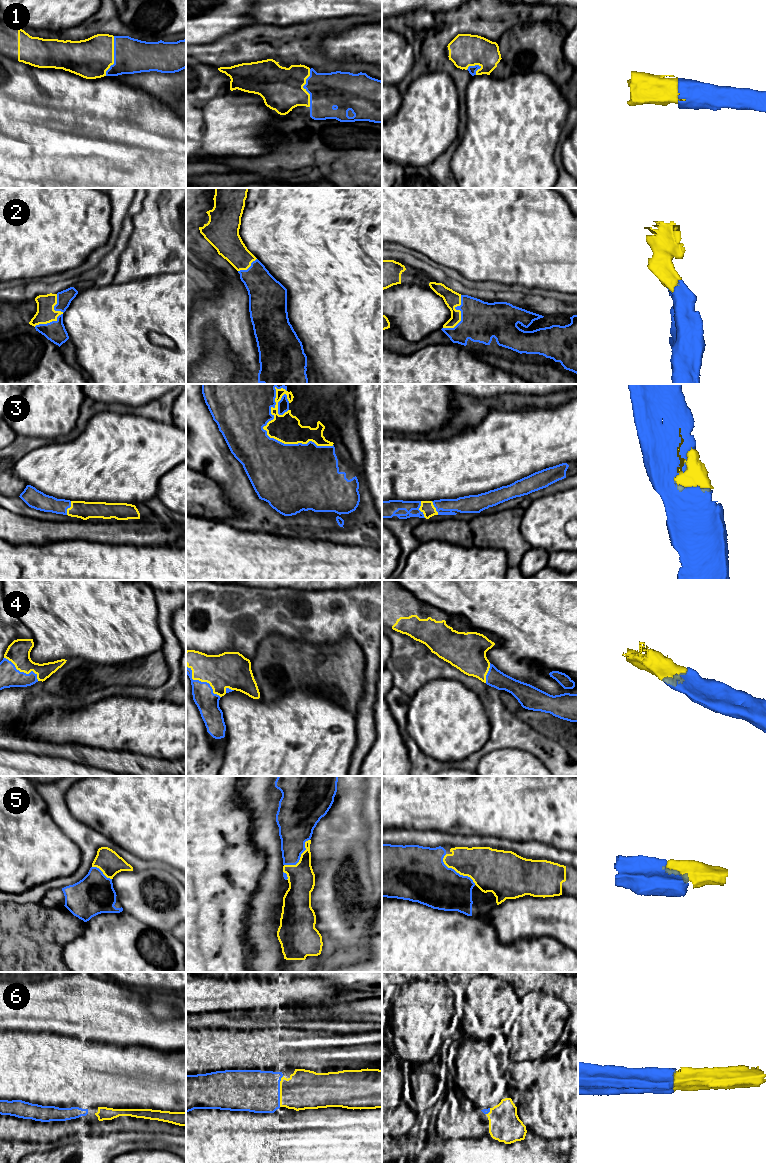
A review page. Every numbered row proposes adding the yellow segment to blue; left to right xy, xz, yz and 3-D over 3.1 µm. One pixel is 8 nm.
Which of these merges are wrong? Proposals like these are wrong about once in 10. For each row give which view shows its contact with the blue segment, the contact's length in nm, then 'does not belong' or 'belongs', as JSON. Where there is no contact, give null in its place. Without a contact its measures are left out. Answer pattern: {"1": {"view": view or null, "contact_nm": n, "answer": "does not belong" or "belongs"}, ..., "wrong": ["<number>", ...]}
{"1": {"view": "xy", "contact_nm": 320, "answer": "belongs"}, "2": {"view": "xy", "contact_nm": 320, "answer": "belongs"}, "3": {"view": "xz", "contact_nm": 650, "answer": "belongs"}, "4": {"view": "xy", "contact_nm": 340, "answer": "belongs"}, "5": {"view": "yz", "contact_nm": 340, "answer": "belongs"}, "6": {"view": "xz", "contact_nm": 260, "answer": "belongs"}, "wrong": []}

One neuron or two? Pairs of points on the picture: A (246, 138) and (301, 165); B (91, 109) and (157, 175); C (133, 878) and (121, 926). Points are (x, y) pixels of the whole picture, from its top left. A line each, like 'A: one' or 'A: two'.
A: two
B: one
C: two

